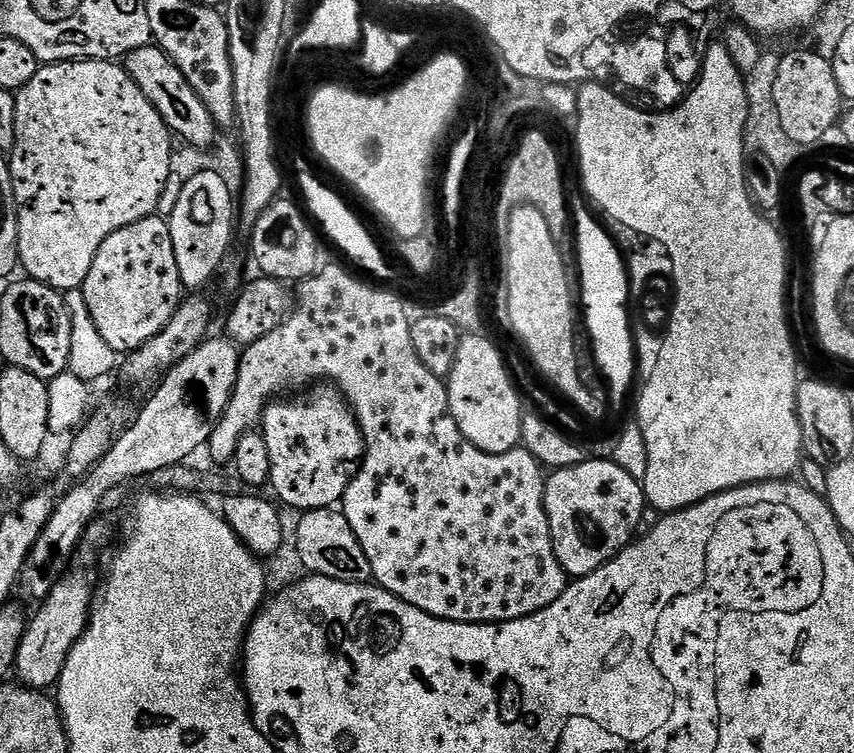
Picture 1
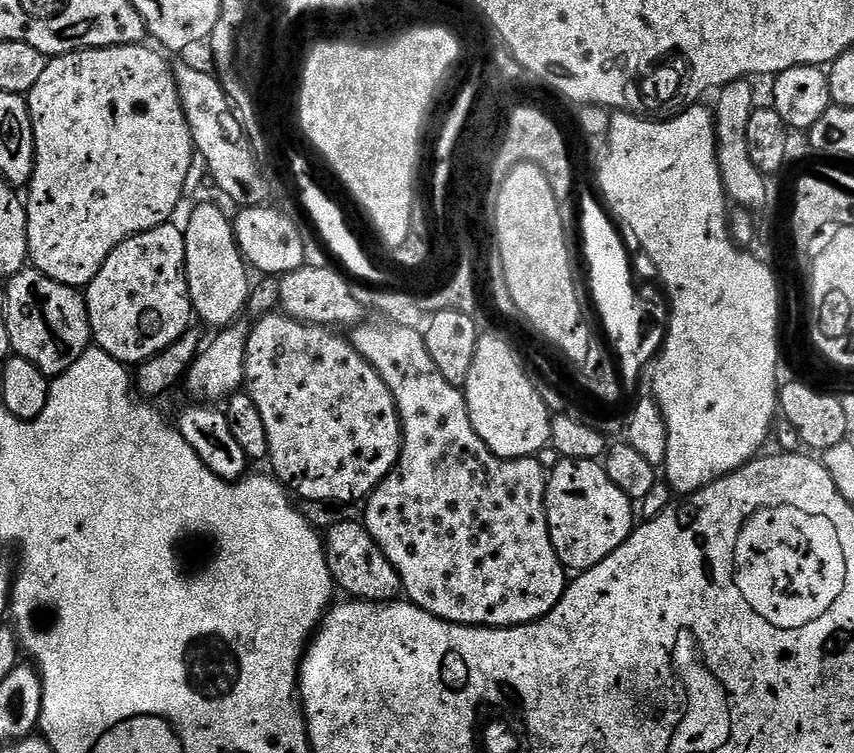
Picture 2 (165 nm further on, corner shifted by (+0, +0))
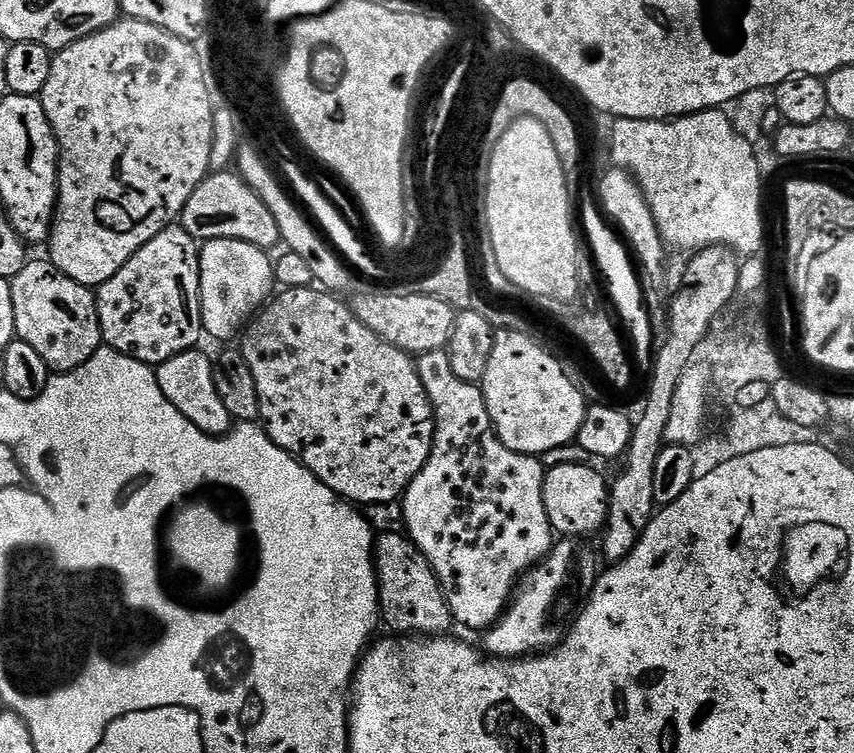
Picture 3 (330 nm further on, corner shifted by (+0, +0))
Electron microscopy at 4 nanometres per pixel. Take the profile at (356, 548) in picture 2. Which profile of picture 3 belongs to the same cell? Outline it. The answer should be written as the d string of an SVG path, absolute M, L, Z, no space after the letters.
M382 532L374 540L374 559L376 562L376 581L380 587L380 610L385 625L392 627L396 634L415 634L417 636L442 636L453 627L452 611L442 594L442 586L426 558L409 540L399 532Z

